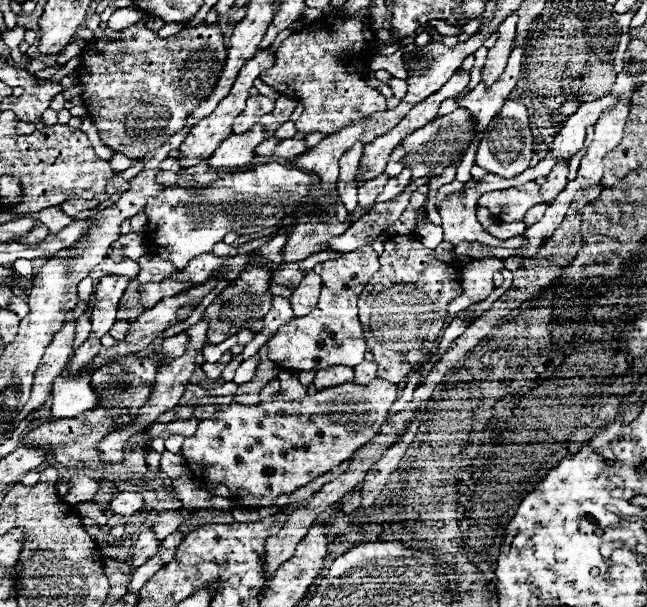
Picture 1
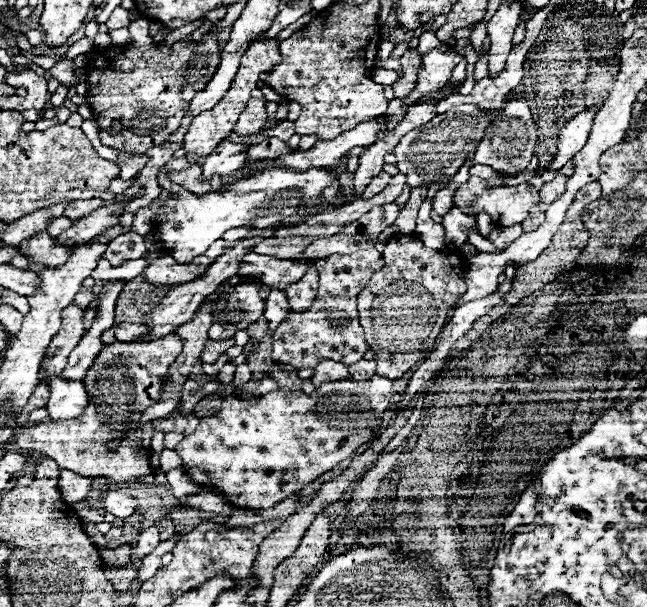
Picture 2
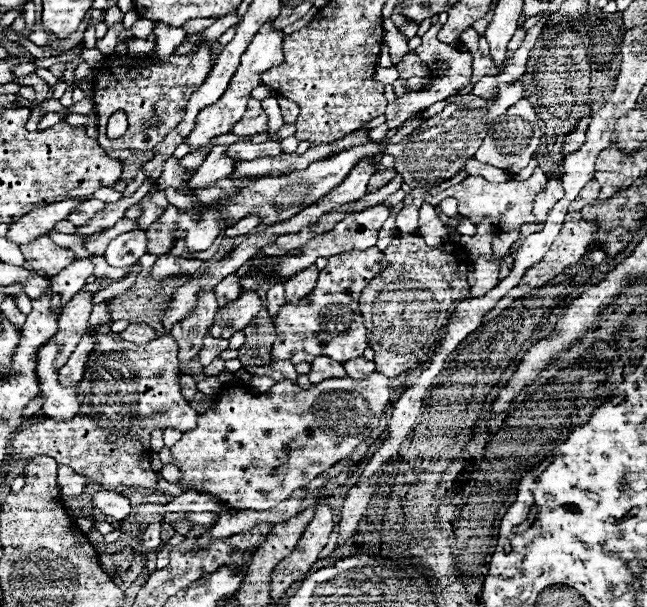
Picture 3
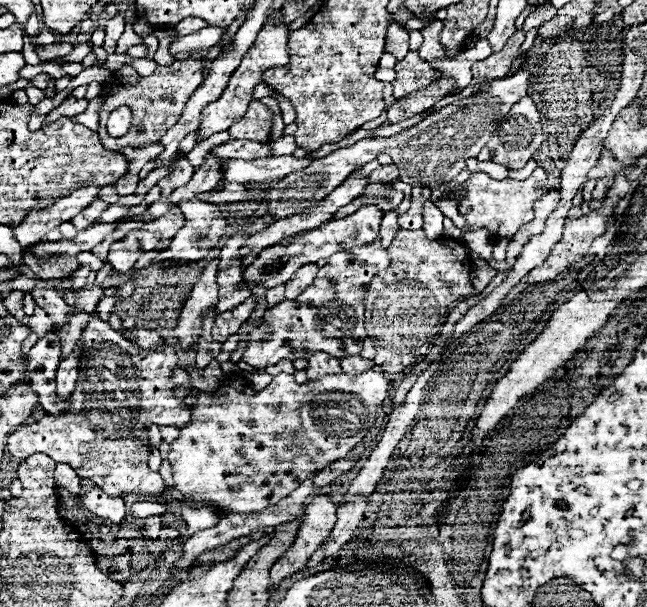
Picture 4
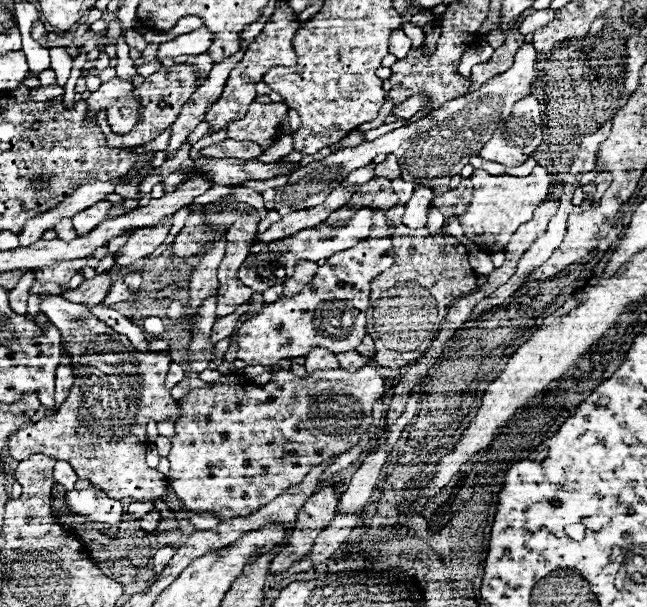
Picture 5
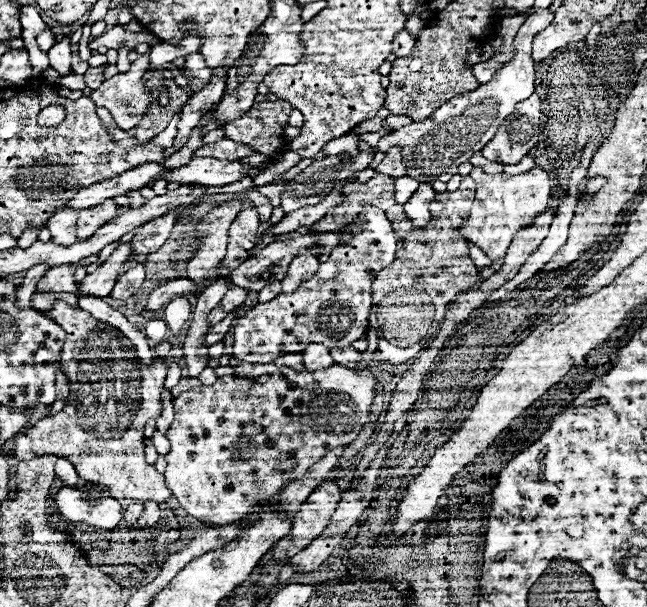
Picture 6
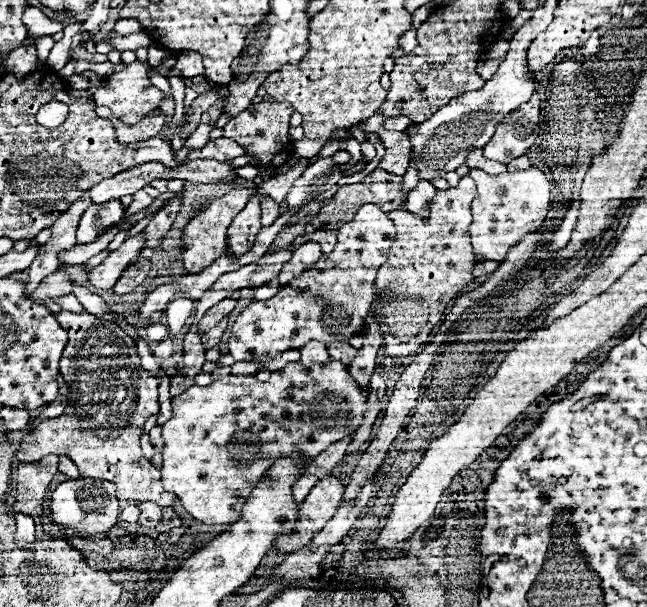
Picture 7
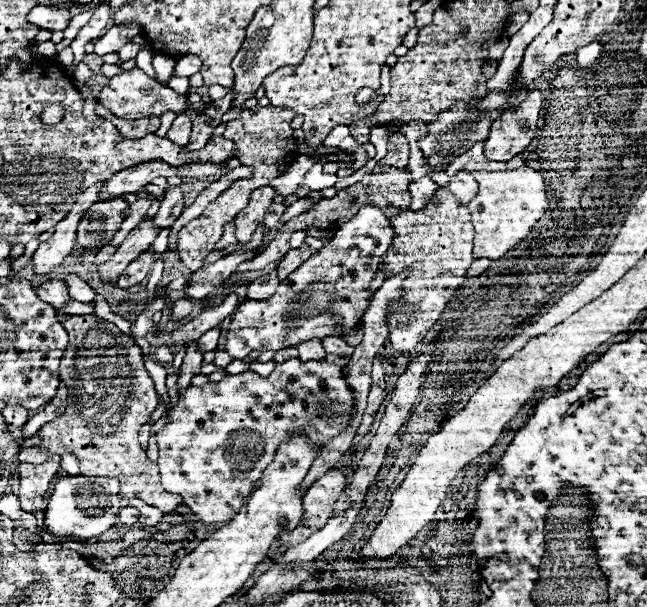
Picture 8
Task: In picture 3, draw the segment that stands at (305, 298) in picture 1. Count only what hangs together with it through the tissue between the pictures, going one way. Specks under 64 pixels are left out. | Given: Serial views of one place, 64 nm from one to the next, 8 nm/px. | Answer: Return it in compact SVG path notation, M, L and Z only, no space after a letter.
M310 266L310 268L294 274L290 280L284 282L286 300L290 304L300 304L302 298L314 290L316 280L318 280L318 268L316 266Z

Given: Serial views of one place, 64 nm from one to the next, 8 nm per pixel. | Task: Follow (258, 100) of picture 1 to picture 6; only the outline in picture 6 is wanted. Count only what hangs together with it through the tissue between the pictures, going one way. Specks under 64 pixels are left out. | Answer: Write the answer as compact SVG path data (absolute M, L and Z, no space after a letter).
M284 100L254 102L246 116L224 126L226 138L246 142L248 146L254 146L258 154L274 156L284 146L284 126L288 124L290 112L292 106Z

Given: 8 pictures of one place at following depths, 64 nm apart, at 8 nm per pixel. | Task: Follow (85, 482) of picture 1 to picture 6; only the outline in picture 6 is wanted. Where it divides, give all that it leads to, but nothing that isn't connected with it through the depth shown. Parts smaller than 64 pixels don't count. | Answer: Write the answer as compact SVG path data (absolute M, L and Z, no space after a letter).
M58 458L56 462L56 476L64 482L64 486L76 486L76 482L80 480L74 466L66 460L66 458Z

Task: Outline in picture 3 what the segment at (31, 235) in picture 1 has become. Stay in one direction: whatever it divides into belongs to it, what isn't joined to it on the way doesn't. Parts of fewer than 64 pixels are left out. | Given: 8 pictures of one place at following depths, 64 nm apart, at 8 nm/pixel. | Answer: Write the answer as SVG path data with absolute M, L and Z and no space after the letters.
M48 234L42 238L36 238L30 244L22 244L20 250L26 258L28 268L34 272L54 274L56 270L62 270L62 266L68 266L74 260L72 250L54 244Z

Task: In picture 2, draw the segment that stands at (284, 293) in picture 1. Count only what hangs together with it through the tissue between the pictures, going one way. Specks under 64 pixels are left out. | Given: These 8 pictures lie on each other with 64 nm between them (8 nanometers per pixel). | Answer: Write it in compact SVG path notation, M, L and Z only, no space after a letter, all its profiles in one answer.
M248 252L238 268L238 276L244 274L256 274L270 290L286 290L292 282L300 280L306 272L306 262L282 262L264 254Z

